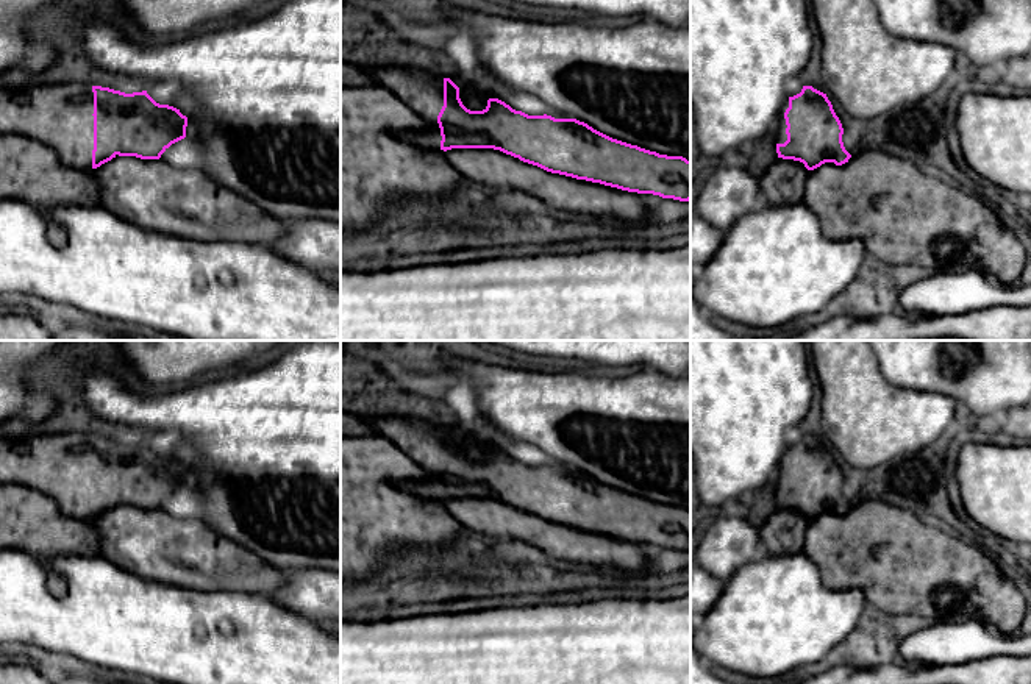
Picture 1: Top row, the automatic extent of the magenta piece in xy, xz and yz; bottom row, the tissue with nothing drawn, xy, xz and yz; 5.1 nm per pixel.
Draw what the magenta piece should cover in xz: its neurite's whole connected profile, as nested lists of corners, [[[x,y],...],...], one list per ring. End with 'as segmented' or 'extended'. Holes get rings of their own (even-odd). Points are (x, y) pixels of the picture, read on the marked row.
[[[406,67],[369,69],[376,86],[394,92],[430,126],[397,133],[401,141],[430,150],[494,148],[547,172],[600,183],[628,192],[653,194],[680,201],[690,200],[690,161],[667,156],[612,139],[576,119],[528,116],[498,98],[489,98],[483,111],[467,109],[459,87],[450,78],[437,78]]]; extended

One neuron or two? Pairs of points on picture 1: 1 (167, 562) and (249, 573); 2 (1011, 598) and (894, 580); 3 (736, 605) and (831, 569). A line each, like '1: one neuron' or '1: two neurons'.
1: one neuron
2: one neuron
3: two neurons

